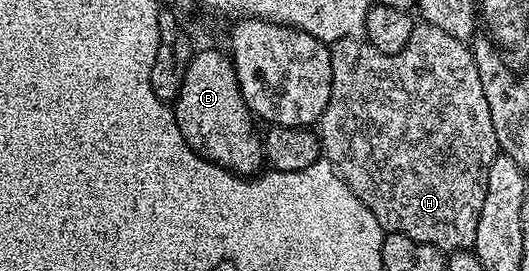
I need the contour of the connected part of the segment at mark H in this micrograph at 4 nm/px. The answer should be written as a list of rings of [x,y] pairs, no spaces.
[[[417,23],[410,34],[410,40],[402,50],[393,56],[382,54],[382,50],[374,50],[363,39],[347,36],[334,41],[330,46],[332,54],[332,85],[330,86],[330,102],[326,102],[326,110],[318,121],[318,135],[323,159],[328,160],[336,168],[336,173],[350,186],[350,190],[378,218],[385,233],[397,232],[406,234],[406,238],[414,238],[414,242],[429,244],[447,254],[456,248],[471,249],[478,234],[478,218],[482,210],[482,202],[486,202],[486,178],[490,170],[490,162],[498,155],[496,131],[490,118],[490,102],[486,102],[486,94],[482,90],[482,78],[478,78],[478,66],[472,57],[472,49],[465,41],[450,38],[446,30],[438,30],[433,24]]]

